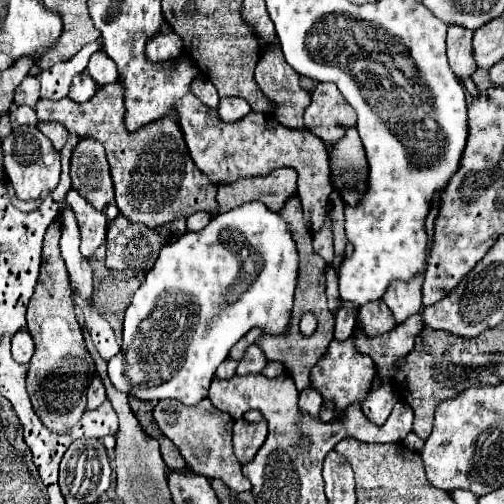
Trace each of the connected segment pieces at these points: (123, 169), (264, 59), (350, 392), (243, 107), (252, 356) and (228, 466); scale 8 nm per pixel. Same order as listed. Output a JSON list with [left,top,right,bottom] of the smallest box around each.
[[36,81,220,227],[254,43,310,129],[310,333,376,419],[218,97,250,123],[236,343,268,375],[154,399,250,491]]

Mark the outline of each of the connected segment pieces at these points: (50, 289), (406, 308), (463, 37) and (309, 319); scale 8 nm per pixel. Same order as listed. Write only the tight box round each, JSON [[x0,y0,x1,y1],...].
[[26,217,96,433],[384,277,422,323],[446,27,476,79],[299,312,317,335]]

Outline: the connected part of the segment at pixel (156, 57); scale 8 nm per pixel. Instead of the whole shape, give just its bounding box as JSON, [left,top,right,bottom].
[146,33,182,63]

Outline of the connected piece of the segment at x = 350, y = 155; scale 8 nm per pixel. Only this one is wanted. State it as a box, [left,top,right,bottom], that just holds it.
[330,127,366,205]

